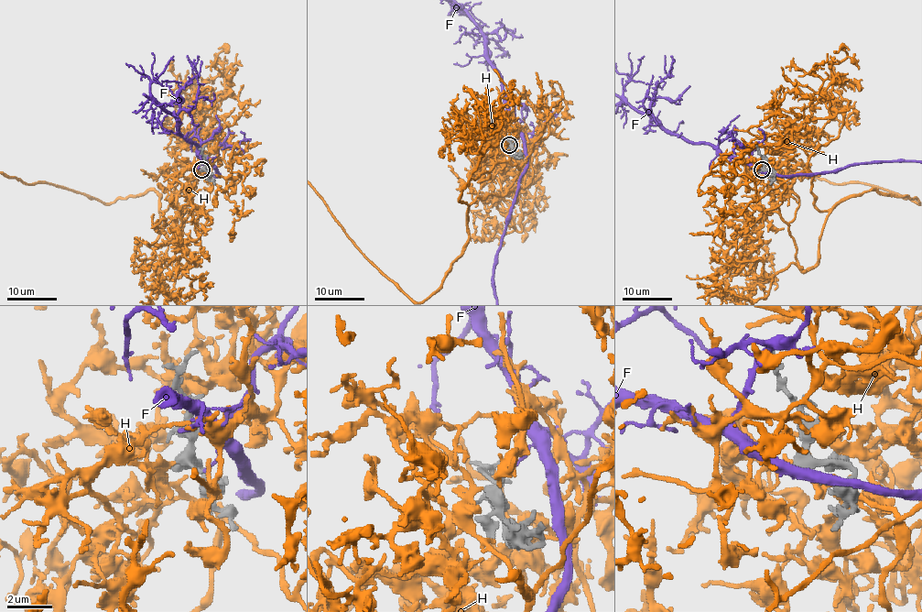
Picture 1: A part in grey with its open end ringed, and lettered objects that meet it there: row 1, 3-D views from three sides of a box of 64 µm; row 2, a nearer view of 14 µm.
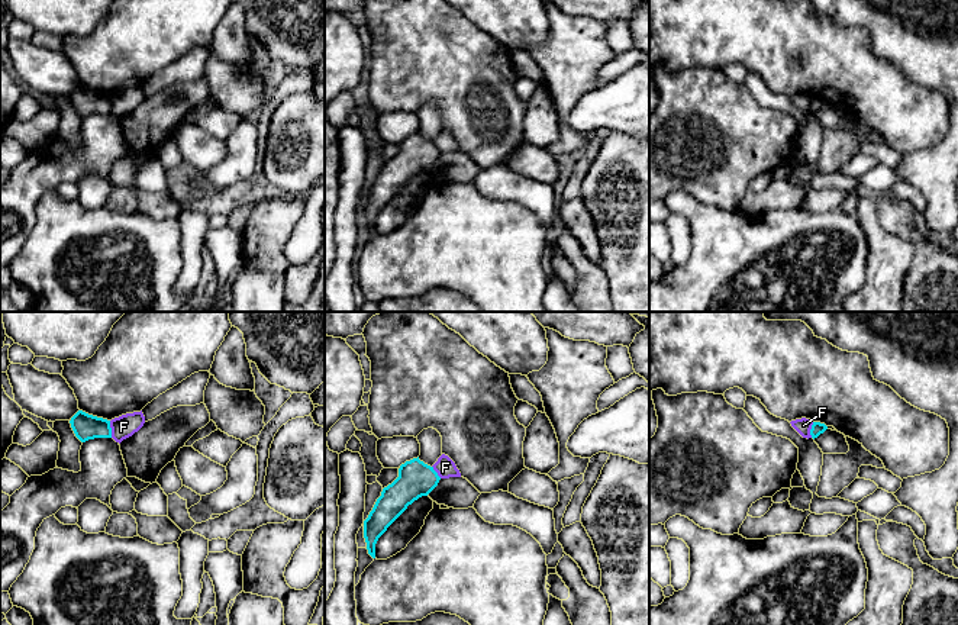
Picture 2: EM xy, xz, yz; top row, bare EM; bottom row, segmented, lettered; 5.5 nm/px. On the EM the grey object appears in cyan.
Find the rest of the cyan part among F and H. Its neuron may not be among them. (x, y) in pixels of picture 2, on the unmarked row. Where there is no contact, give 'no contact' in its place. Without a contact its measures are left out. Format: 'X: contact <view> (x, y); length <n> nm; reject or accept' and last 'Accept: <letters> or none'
F: contact xy (110, 105); length 100 nm; reject
H: no contact; accept
Accept: H

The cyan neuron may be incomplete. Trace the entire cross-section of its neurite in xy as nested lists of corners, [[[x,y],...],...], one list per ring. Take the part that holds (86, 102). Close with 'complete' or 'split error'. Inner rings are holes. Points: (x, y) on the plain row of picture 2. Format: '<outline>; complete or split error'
[[[78,86],[70,96],[75,112],[86,117],[94,113],[112,113],[110,96]]]; complete

